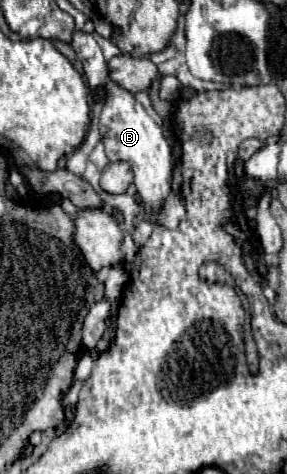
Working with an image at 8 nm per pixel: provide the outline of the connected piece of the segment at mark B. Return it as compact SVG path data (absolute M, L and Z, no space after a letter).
M109 79L107 83L109 92L103 105L103 111L99 115L99 131L101 141L105 145L105 153L109 161L125 161L131 165L135 173L135 187L145 203L147 217L151 219L151 211L159 207L165 197L171 191L171 177L173 177L173 149L171 143L163 137L161 127L149 117L149 113L143 109L137 99L125 91L121 85Z

